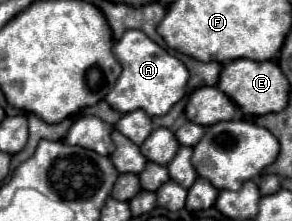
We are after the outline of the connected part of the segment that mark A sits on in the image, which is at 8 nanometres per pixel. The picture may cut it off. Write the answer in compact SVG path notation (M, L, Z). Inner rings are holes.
M127 31L115 45L113 53L117 61L121 63L123 71L111 89L111 93L105 97L105 101L119 113L129 113L135 109L143 109L149 117L165 115L183 95L189 81L189 71L177 57L169 55L163 47L153 43L143 31Z

